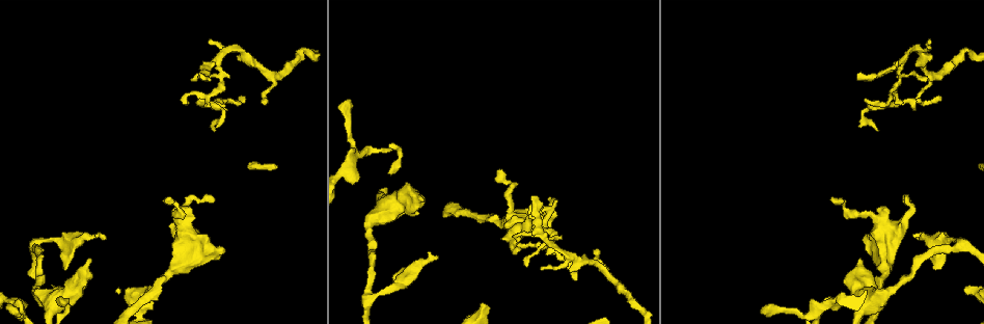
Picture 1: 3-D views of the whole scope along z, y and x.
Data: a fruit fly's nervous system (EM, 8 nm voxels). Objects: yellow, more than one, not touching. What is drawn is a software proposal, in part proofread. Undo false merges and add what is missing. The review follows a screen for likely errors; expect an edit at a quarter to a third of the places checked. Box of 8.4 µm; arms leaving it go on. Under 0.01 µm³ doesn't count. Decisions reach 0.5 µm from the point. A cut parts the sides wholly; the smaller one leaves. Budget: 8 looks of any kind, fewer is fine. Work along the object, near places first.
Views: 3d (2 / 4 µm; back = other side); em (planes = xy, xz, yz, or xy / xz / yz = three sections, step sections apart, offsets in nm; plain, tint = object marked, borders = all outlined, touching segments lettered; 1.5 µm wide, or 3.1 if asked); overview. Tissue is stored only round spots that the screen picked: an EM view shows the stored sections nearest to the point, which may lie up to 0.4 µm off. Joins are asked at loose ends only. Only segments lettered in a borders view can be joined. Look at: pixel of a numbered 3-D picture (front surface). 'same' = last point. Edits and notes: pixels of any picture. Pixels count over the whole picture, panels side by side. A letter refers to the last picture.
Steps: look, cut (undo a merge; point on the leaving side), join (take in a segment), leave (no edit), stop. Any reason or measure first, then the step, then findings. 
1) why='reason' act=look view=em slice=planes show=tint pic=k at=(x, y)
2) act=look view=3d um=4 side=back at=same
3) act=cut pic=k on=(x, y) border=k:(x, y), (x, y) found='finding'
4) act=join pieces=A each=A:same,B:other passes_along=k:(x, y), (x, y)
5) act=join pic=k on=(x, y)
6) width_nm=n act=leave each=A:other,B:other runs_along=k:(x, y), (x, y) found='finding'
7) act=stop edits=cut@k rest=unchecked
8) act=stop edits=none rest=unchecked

why='branch point' act=look view=em slice=planes show=tint pic=1 at=(552, 243)

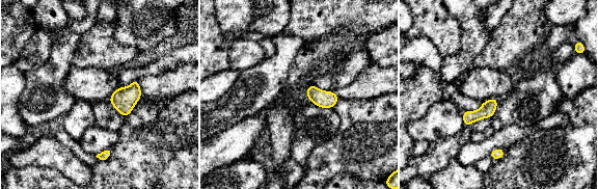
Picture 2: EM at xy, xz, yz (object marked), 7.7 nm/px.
act=look view=em slice=planes show=borders at=same

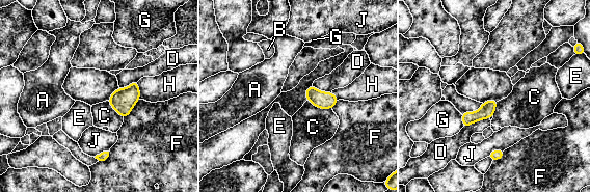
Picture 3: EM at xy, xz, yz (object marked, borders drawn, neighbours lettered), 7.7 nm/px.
longest_contact=D:220nm act=leave each=A:other,B:other,C:other,D:other,E:other,F:other,G:other,H:other,J:other border=3:(489, 117), (476, 120), (463, 127) found='one neuron here'

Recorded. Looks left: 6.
why='branch stops here' act=look view=3d um=2 pic=1 at=(168, 196)

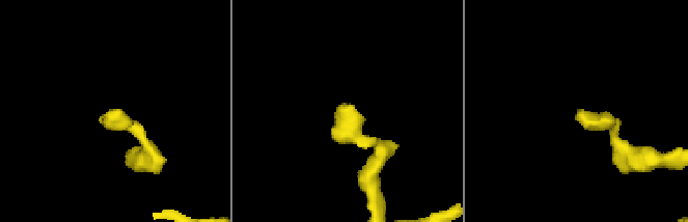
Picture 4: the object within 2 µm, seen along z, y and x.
why='shape alone is not enough' act=look view=em slice=planes show=borders pic=4 at=(345, 108)

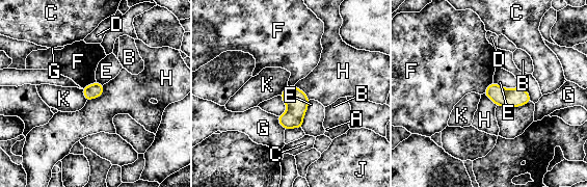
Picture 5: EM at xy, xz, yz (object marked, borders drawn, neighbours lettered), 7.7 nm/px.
act=leave each=A:other,B:other,C:other,D:other,E:other,F:other,G:other,H:other,J:other,K:other border=5:(103, 85), (103, 92), (87, 101) found='no lettered segment goes on from it'

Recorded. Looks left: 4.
why='branch stops here' act=look view=em slice=planes show=borders pic=1 at=(64, 267)

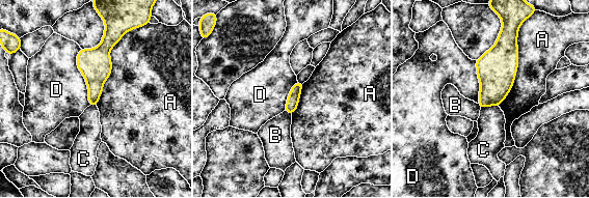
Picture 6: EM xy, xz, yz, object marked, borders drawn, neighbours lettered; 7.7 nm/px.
act=leave each=A:other,B:other,C:other,D:other border=6:(80, 49), (77, 68), (89, 105) found='no lettered segment goes on from it'

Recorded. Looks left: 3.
act=stop edits=none rest=unchecked

